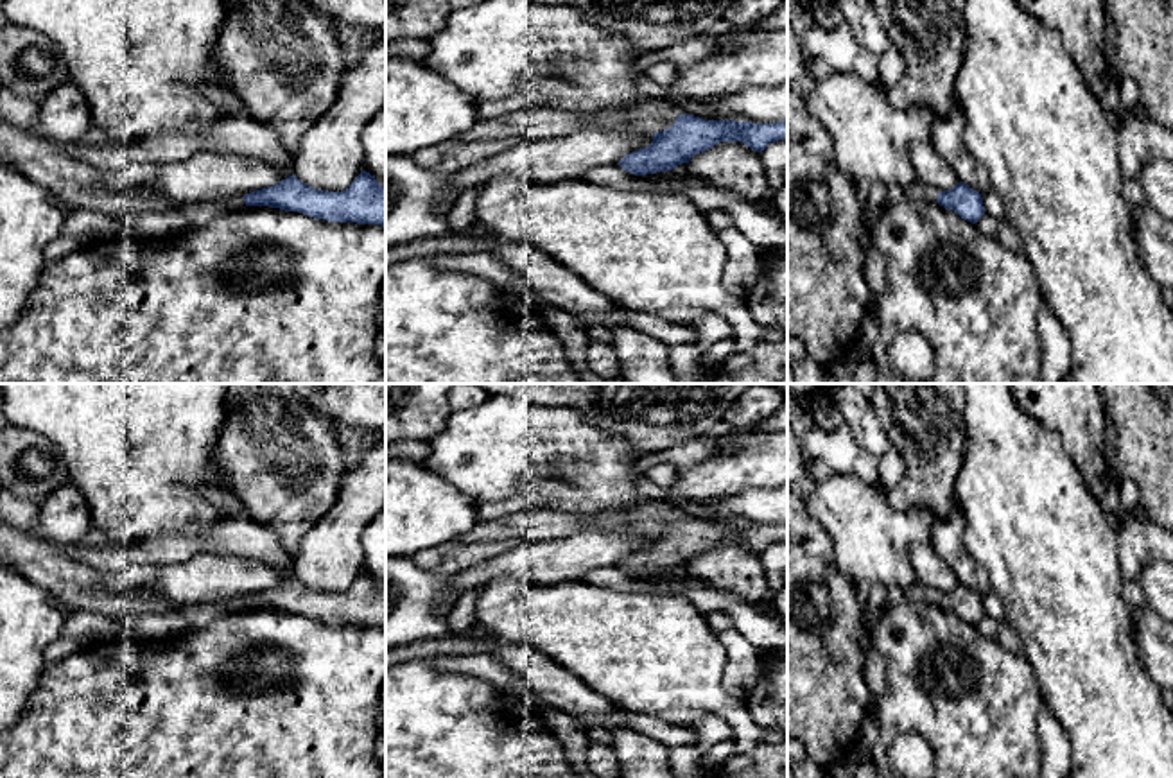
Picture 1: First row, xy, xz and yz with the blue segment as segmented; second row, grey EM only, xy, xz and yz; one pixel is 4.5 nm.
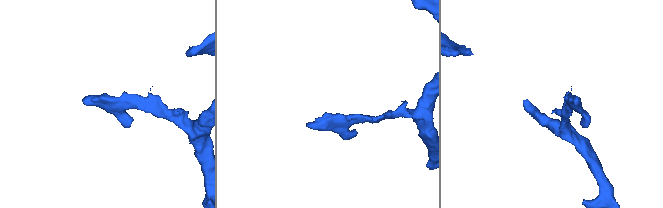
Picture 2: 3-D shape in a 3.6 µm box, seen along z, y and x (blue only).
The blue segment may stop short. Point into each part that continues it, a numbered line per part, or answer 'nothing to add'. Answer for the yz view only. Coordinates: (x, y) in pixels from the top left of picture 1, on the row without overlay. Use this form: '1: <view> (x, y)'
1: yz (919, 592)

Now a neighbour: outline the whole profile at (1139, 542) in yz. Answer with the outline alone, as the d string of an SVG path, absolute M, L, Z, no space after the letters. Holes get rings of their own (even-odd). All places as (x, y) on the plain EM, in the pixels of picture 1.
M1128 513L1117 527L1119 574L1125 581L1137 581L1139 574L1155 561L1173 563L1173 532Z

